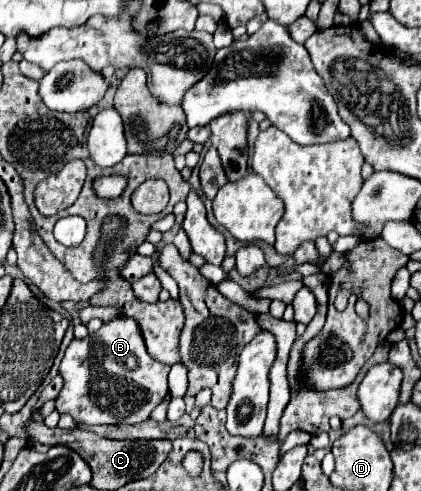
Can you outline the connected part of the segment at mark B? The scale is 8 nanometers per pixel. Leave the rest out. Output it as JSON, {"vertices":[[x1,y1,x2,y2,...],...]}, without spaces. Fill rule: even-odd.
{"vertices":[[113,318,109,322,103,322,103,326,89,334,83,340,73,340,61,360,59,374,63,376,65,384,61,394,57,396,57,410,61,414,73,416,77,424,139,424,149,418,153,408,167,396,167,374,169,366,153,360,147,350,143,336,137,328,137,322,131,318]]}

